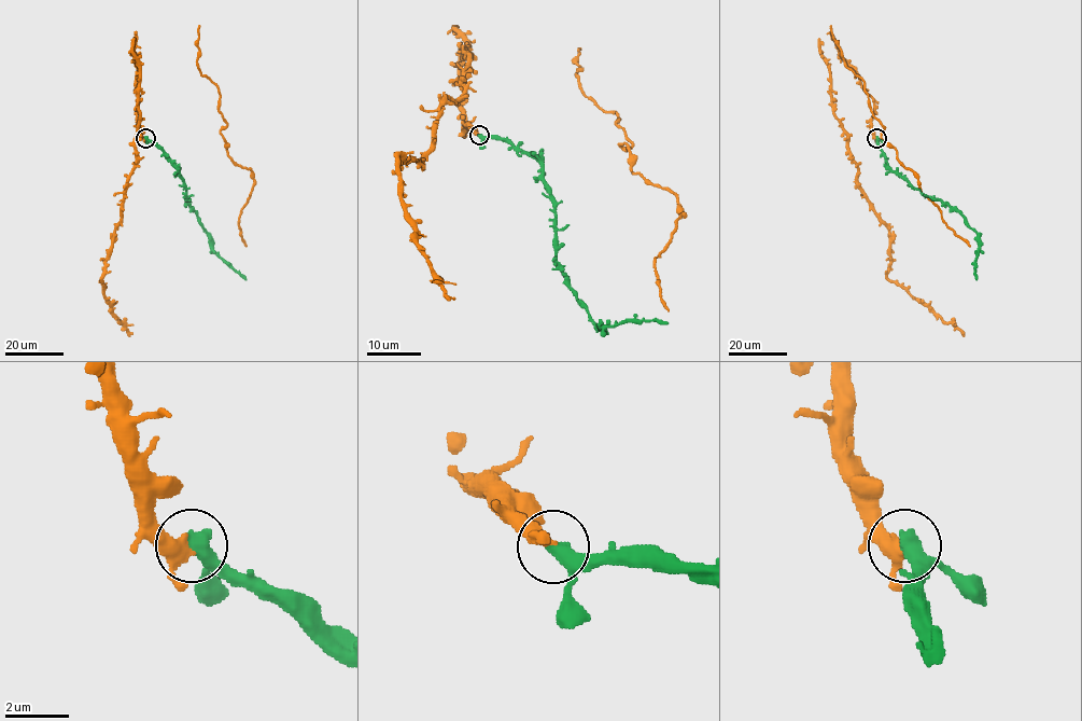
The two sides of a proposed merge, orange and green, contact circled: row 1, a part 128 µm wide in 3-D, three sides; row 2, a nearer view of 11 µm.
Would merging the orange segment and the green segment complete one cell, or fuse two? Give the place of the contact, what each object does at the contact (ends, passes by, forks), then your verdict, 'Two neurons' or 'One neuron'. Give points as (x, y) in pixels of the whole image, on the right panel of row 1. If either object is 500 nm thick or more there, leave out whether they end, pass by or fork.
Place: (876, 138). One neuron

